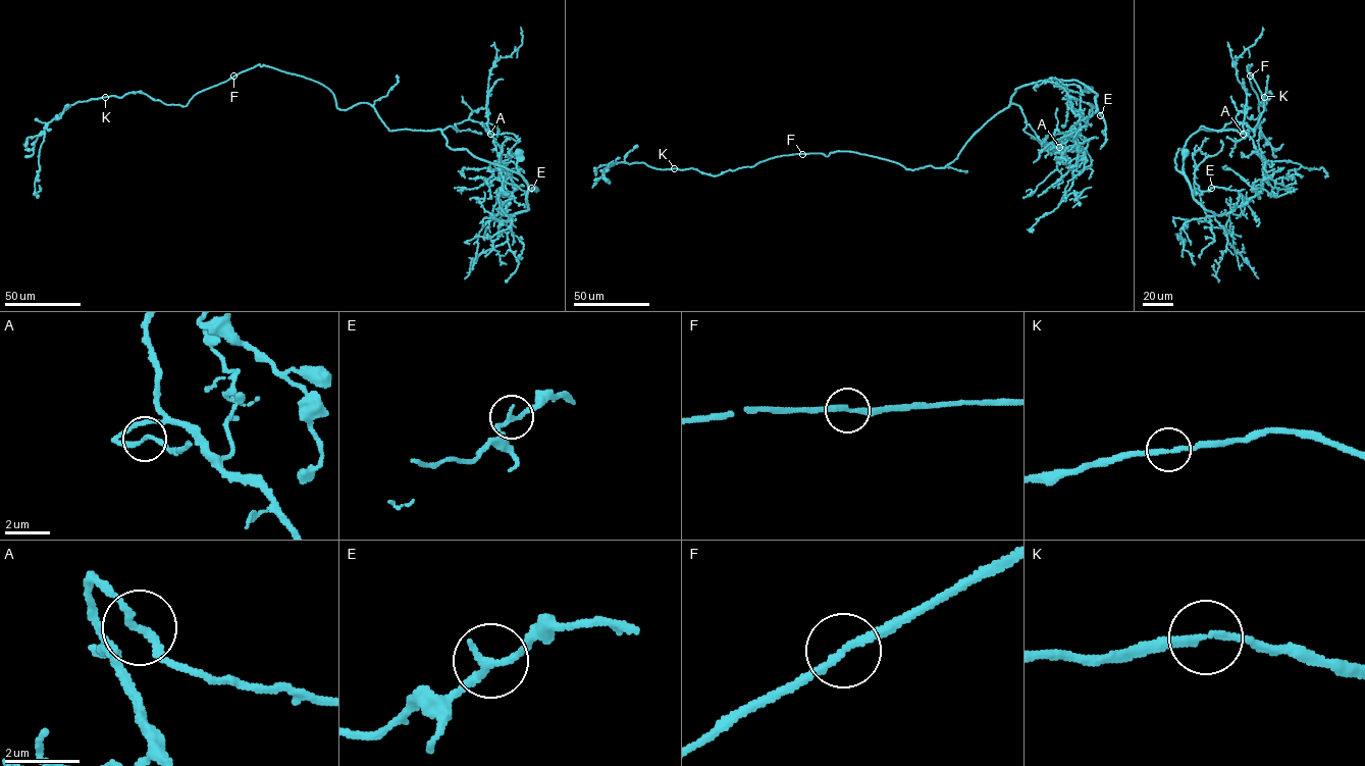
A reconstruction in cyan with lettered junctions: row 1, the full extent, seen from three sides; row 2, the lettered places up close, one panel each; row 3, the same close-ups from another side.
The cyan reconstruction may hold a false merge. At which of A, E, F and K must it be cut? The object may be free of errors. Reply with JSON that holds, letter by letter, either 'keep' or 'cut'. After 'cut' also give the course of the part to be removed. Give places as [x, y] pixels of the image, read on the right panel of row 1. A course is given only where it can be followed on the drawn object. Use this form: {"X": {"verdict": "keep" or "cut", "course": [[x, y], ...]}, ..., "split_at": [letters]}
{"A": {"verdict": "keep"}, "E": {"verdict": "keep"}, "F": {"verdict": "keep"}, "K": {"verdict": "keep"}, "split_at": []}

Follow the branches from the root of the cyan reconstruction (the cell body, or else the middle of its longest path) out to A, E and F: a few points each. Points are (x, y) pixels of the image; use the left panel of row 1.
A: (518, 151), (516, 172), (450, 148), (441, 131), (470, 119), (486, 122), (490, 134)
E: (518, 151), (527, 209), (513, 216), (503, 211), (503, 181), (531, 188)
F: (518, 151), (516, 172), (439, 129), (389, 131), (367, 103), (338, 109), (310, 80), (259, 64), (233, 77)

